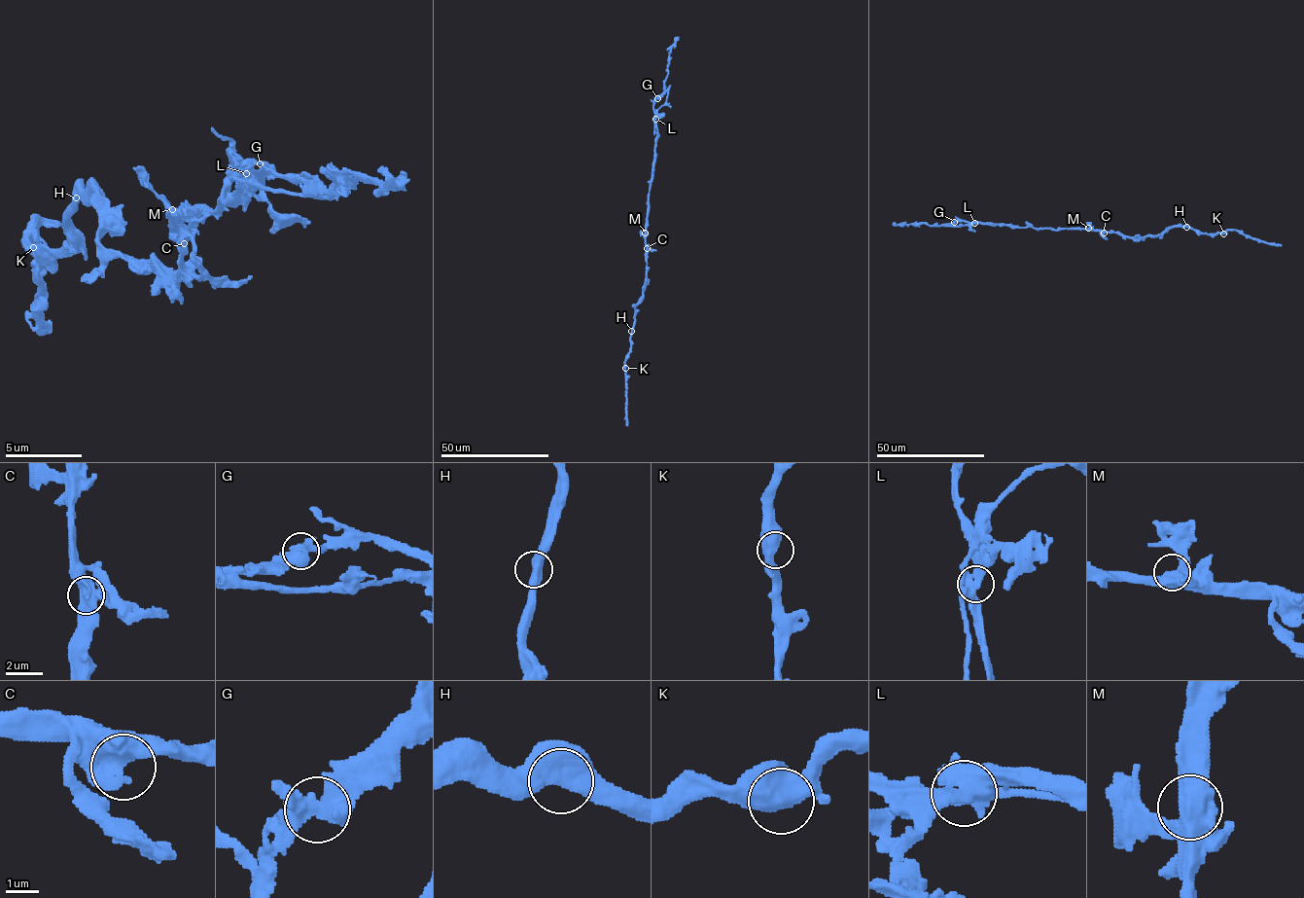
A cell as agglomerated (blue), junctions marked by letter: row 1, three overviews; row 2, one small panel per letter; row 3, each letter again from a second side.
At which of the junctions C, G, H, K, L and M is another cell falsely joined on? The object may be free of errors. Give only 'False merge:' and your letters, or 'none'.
False merge: none

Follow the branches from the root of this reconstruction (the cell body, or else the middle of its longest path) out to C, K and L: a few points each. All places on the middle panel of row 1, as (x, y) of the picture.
C: (646, 233), (647, 248)
K: (646, 233), (646, 284), (643, 298), (635, 306), (635, 325), (625, 368)
L: (646, 233), (657, 136), (655, 119)

